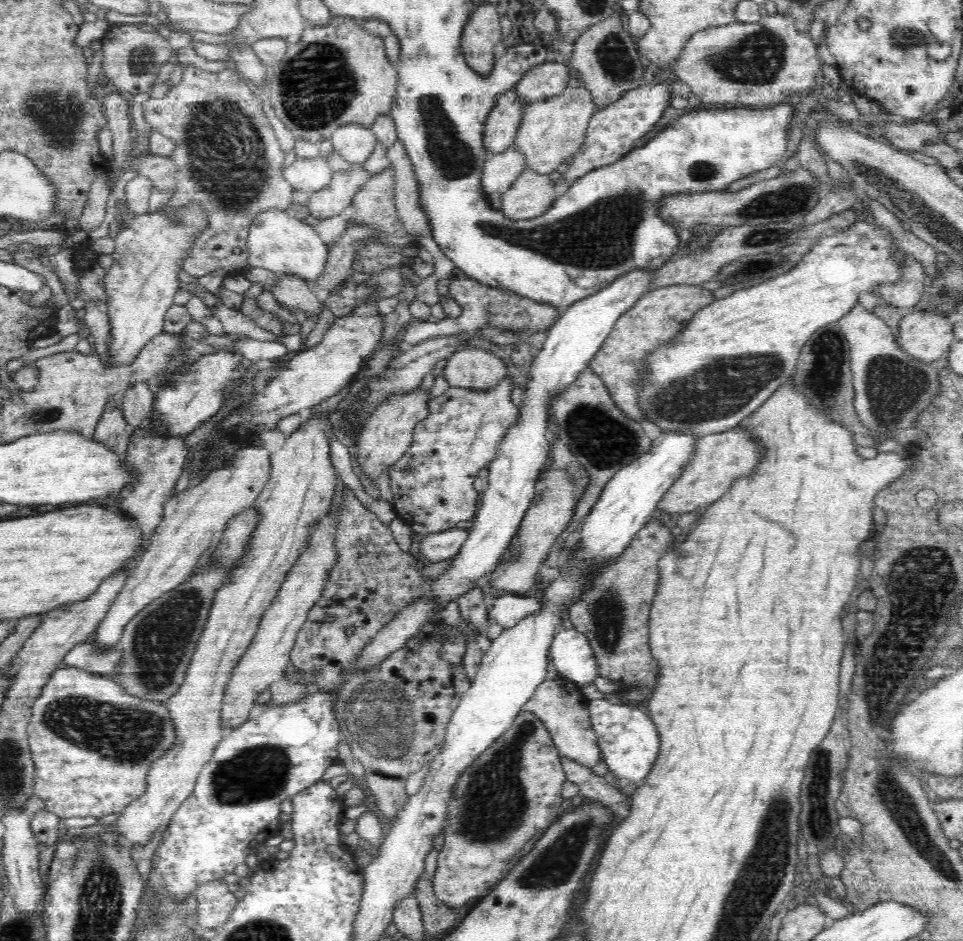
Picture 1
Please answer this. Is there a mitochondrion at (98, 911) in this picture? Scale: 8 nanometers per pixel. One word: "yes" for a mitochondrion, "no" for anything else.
yes

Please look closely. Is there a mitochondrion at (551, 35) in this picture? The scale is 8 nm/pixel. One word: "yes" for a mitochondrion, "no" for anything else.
no

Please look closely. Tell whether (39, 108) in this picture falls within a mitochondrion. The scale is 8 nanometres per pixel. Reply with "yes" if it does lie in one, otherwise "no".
yes

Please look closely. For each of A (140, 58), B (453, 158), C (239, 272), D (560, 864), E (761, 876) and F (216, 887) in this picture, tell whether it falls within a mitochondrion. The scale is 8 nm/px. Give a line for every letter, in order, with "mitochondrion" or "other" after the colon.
A: mitochondrion
B: mitochondrion
C: other
D: mitochondrion
E: mitochondrion
F: other

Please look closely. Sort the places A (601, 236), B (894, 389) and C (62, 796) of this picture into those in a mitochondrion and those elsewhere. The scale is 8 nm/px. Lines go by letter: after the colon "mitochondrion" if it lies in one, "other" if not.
A: mitochondrion
B: mitochondrion
C: other

